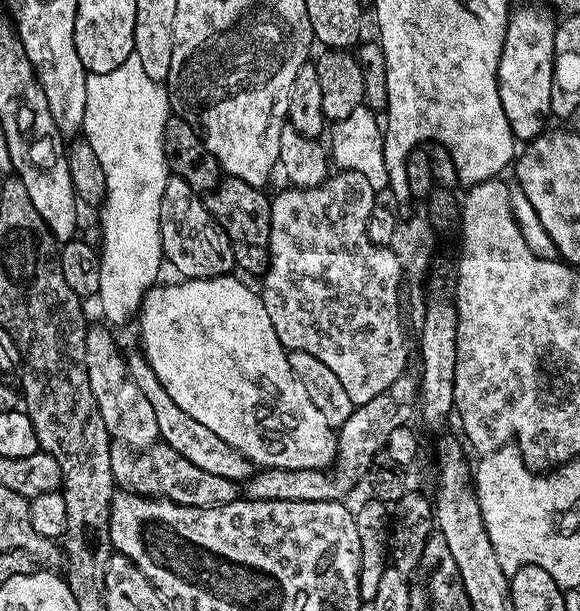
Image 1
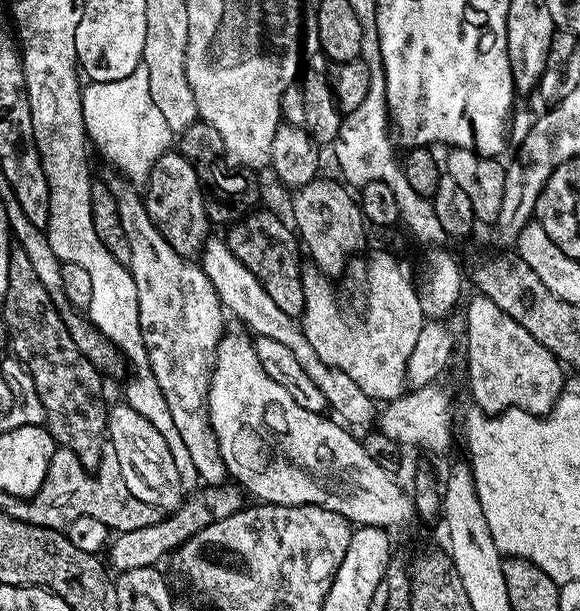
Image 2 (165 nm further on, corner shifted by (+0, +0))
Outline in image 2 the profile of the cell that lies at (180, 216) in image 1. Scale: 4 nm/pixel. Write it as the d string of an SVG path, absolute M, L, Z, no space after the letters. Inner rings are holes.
M169 150L154 162L150 170L146 187L142 192L144 208L154 226L174 246L180 256L196 258L204 251L204 244L210 238L210 221L204 205L204 191L200 188L198 174L194 174L194 166L178 150Z

